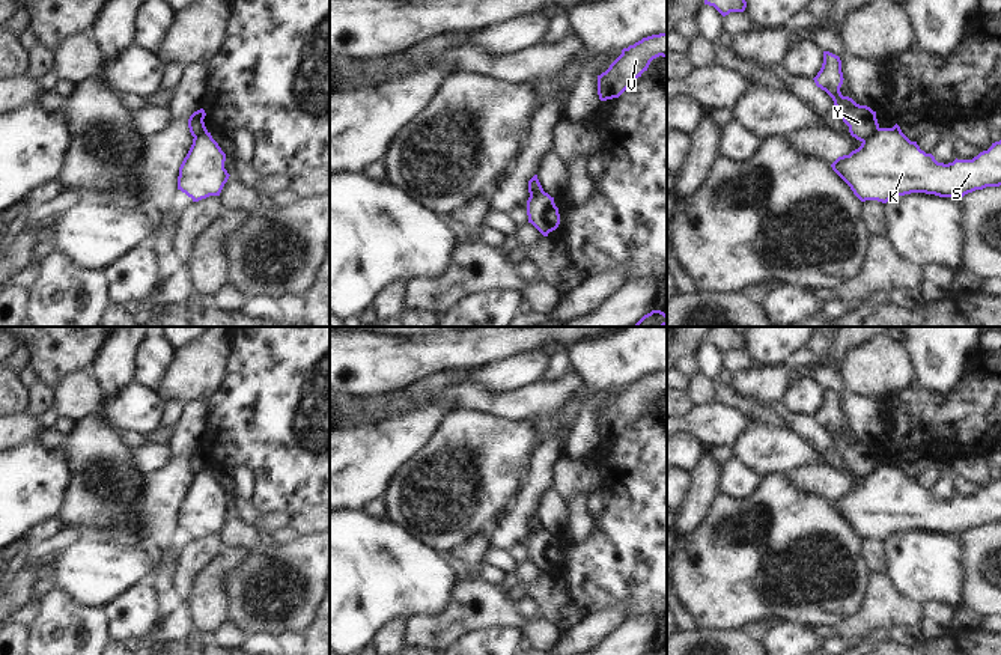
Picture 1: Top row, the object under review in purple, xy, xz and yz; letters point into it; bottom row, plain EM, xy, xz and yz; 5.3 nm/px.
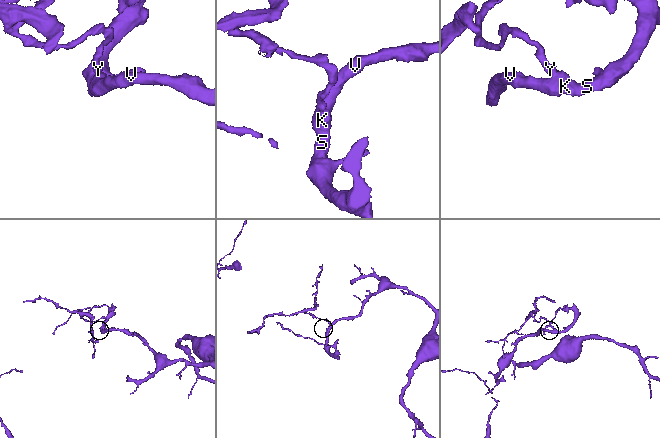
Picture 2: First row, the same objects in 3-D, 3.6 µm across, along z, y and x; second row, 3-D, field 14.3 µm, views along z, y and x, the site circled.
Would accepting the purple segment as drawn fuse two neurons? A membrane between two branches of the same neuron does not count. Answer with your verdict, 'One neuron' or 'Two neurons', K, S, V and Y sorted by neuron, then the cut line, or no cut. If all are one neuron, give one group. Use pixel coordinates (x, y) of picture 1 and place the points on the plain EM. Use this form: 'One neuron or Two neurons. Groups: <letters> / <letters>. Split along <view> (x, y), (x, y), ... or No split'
Two neurons. Groups: K S V / Y. Split along yz (878, 464), (863, 479).

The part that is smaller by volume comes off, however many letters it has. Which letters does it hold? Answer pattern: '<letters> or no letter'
Y

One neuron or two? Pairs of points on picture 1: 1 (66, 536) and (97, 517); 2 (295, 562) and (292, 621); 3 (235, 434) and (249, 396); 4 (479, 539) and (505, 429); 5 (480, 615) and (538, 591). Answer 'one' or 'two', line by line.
1: two
2: one
3: one
4: two
5: two

